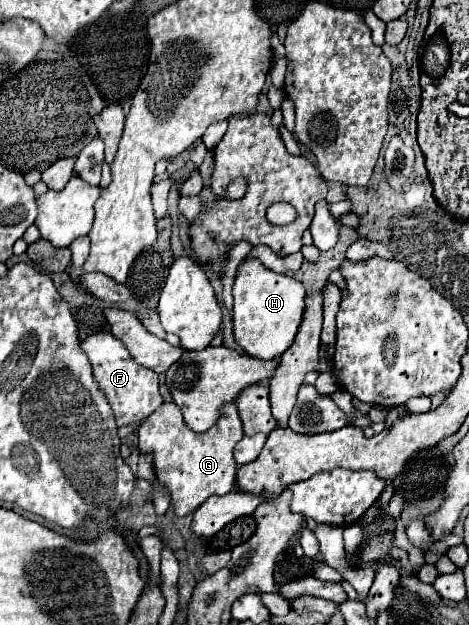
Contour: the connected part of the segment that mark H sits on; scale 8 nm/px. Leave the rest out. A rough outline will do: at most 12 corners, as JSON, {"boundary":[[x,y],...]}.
{"boundary":[[259,259],[237,267],[233,333],[257,359],[283,355],[305,309],[301,281]]}

